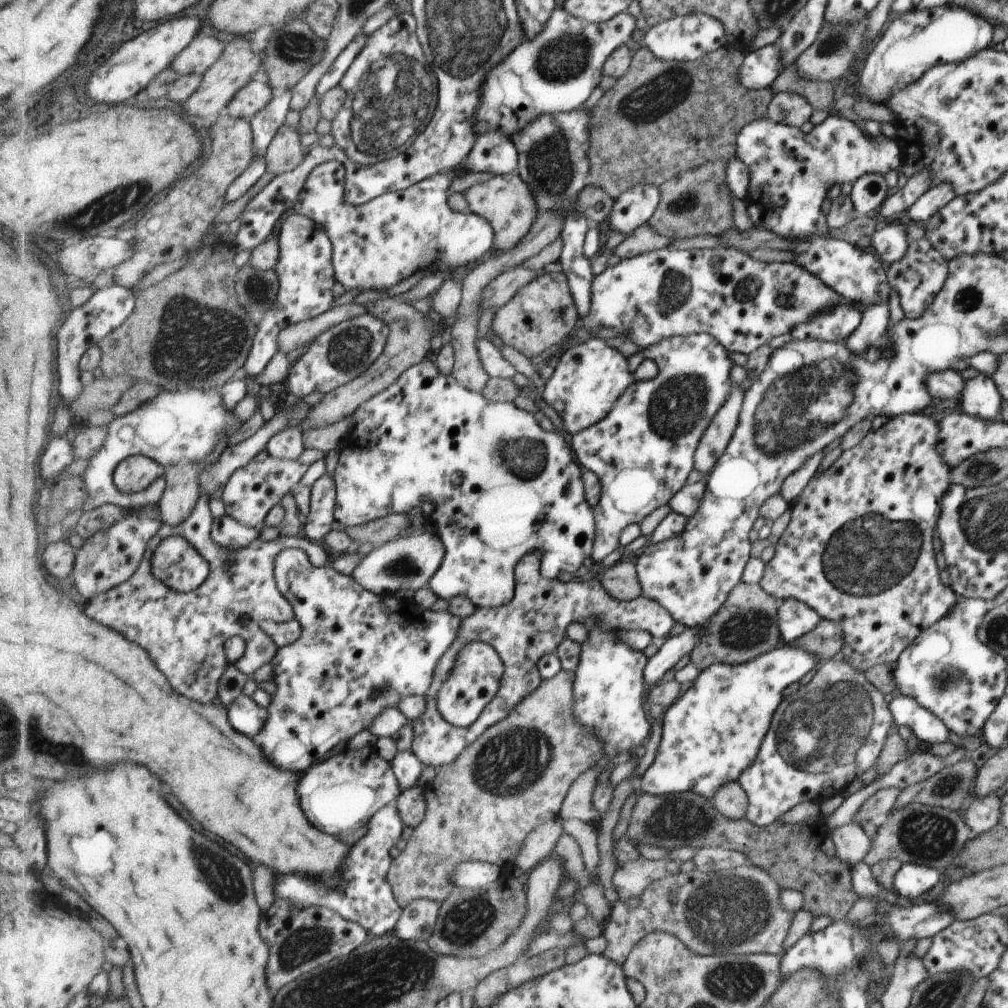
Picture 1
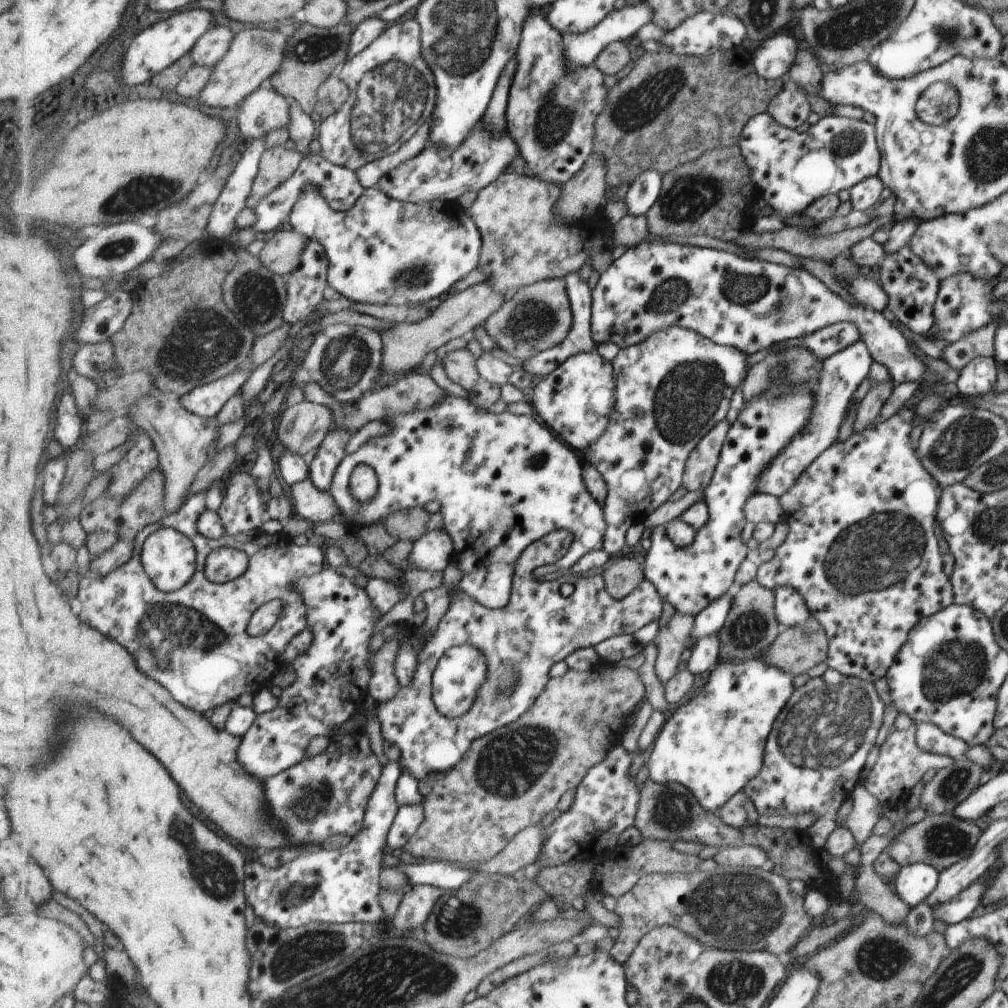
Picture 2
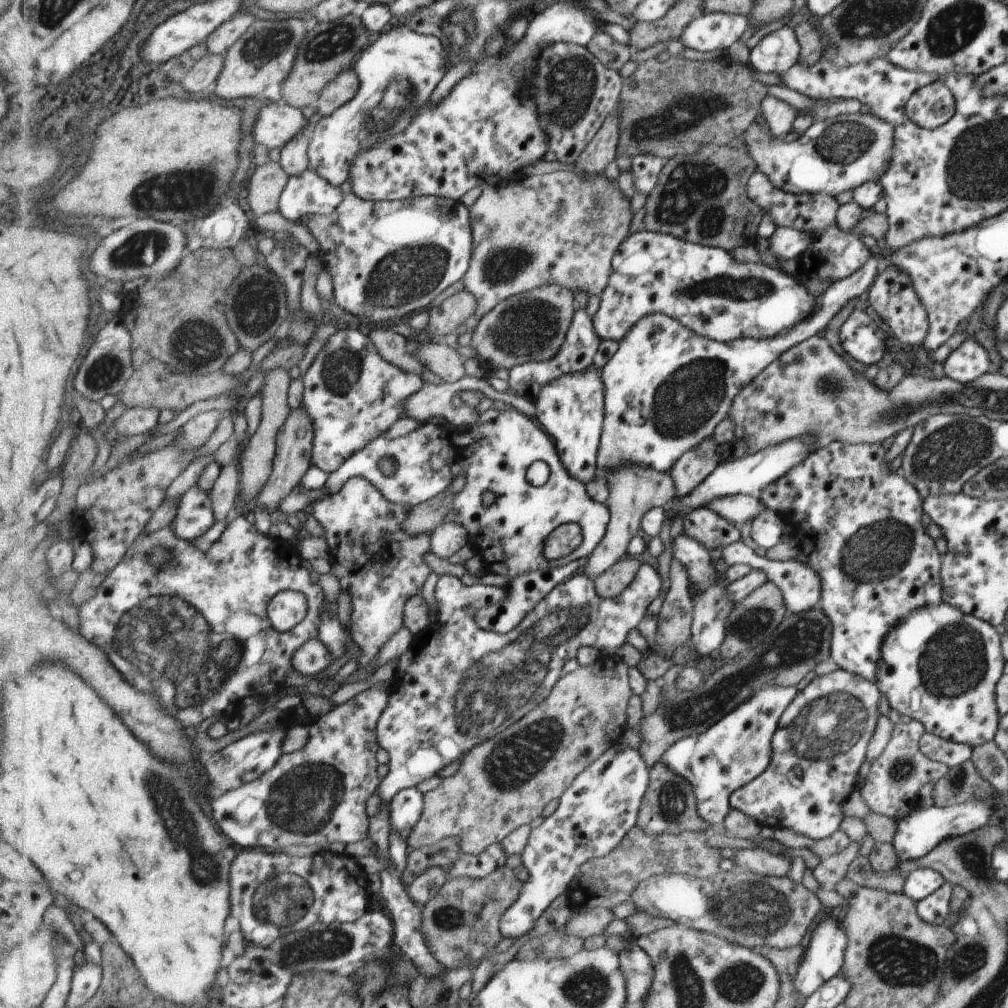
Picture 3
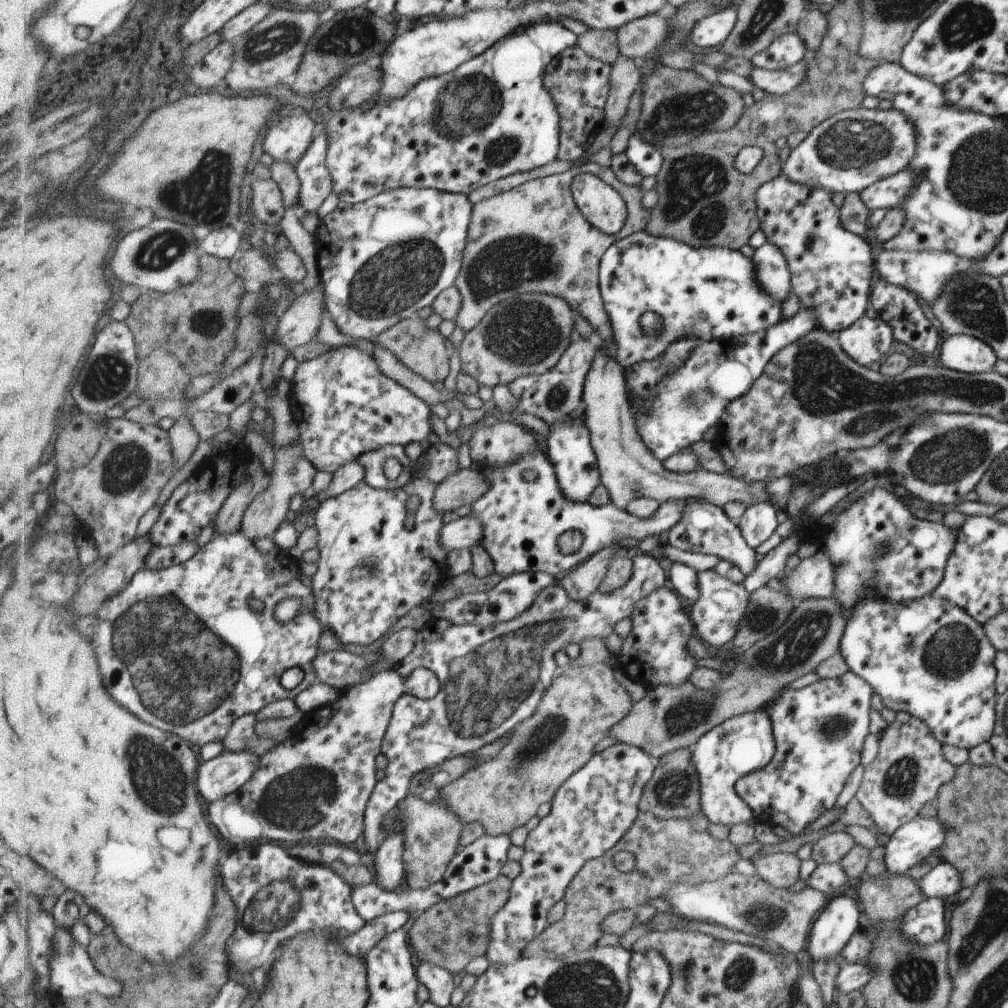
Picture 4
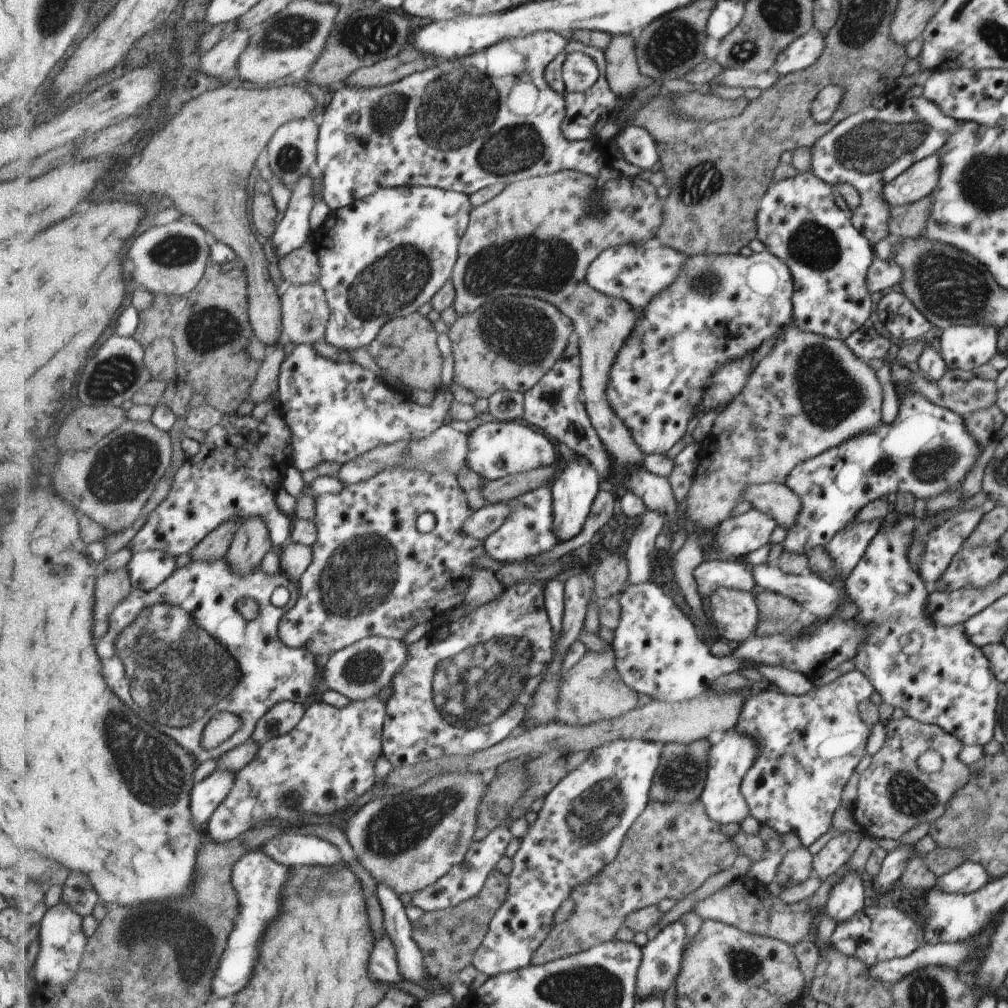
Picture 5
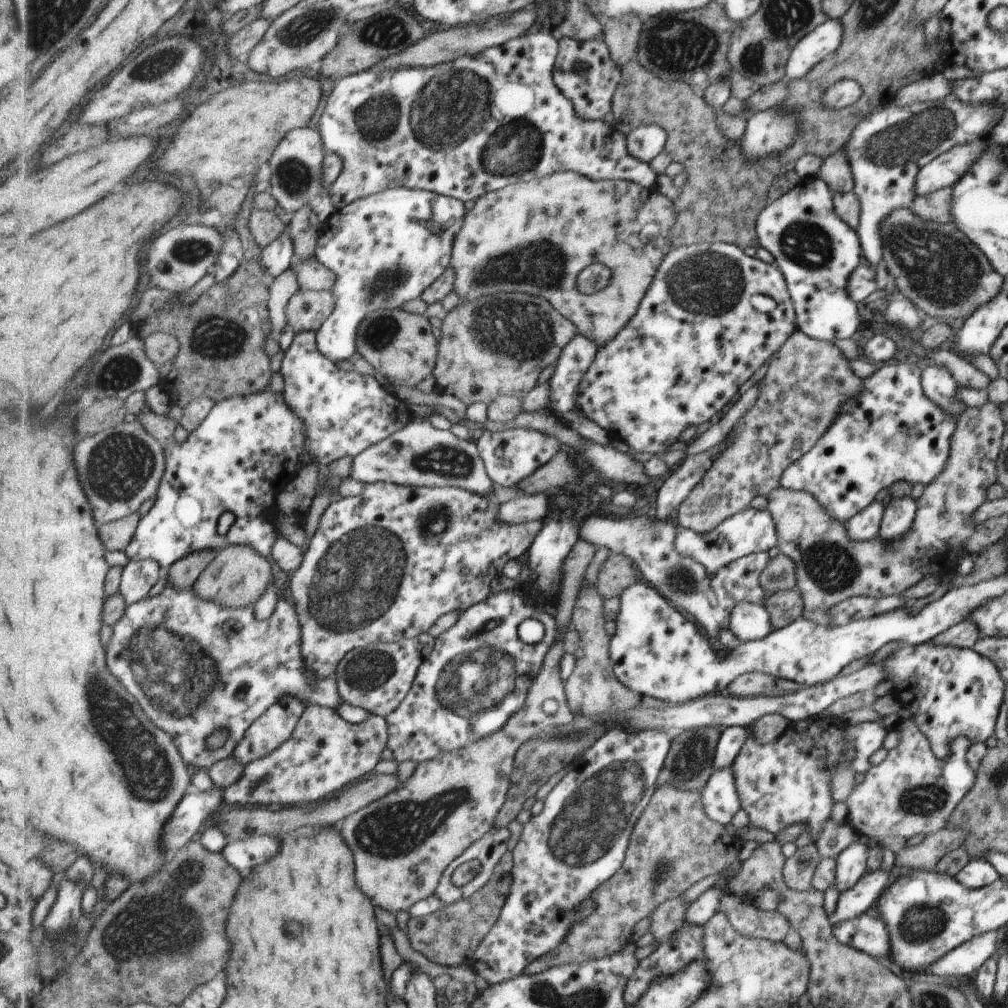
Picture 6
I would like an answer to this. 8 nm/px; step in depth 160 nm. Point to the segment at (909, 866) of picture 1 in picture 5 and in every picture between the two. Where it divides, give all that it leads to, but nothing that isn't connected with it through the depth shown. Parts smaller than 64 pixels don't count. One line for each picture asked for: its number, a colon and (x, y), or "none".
2: (913, 883)
3: (920, 883)
4: (942, 880)
5: (966, 878)

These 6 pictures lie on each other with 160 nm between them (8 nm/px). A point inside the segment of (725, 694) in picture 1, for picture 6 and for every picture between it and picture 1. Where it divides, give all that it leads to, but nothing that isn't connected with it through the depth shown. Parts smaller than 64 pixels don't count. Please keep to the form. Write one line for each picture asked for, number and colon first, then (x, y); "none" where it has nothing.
2: (715, 744)
3: (736, 749)
4: (723, 755)
5: (728, 761)
6: (720, 800)

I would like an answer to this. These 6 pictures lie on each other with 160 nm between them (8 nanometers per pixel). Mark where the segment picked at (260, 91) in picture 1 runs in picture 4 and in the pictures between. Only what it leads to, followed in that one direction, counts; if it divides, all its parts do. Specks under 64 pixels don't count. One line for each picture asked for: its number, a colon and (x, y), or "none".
2: (263, 111)
3: (277, 124)
4: (289, 141)

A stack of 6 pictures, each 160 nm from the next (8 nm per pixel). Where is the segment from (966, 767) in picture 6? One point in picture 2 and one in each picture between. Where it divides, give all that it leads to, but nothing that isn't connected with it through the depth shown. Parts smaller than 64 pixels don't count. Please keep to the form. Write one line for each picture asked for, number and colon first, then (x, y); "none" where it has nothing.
2: (900, 764)
3: (894, 777)
4: (909, 766)
5: (892, 795)

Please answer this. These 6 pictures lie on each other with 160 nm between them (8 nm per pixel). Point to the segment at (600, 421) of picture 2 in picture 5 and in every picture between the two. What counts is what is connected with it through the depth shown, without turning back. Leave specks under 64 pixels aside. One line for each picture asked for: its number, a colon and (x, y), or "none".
3: (572, 409)
4: (570, 446)
5: (576, 488)

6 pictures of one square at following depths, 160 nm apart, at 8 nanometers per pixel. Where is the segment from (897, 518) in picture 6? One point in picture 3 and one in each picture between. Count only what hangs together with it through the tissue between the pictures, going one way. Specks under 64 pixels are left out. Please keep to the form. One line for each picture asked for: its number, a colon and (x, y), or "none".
3: (939, 666)
4: (927, 657)
5: (944, 680)

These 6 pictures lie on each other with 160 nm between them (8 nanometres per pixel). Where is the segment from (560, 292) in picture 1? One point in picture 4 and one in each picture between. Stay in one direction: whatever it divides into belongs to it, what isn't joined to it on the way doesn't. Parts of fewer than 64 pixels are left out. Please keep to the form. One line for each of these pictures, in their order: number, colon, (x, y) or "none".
2: (537, 317)
3: (529, 327)
4: (528, 334)

